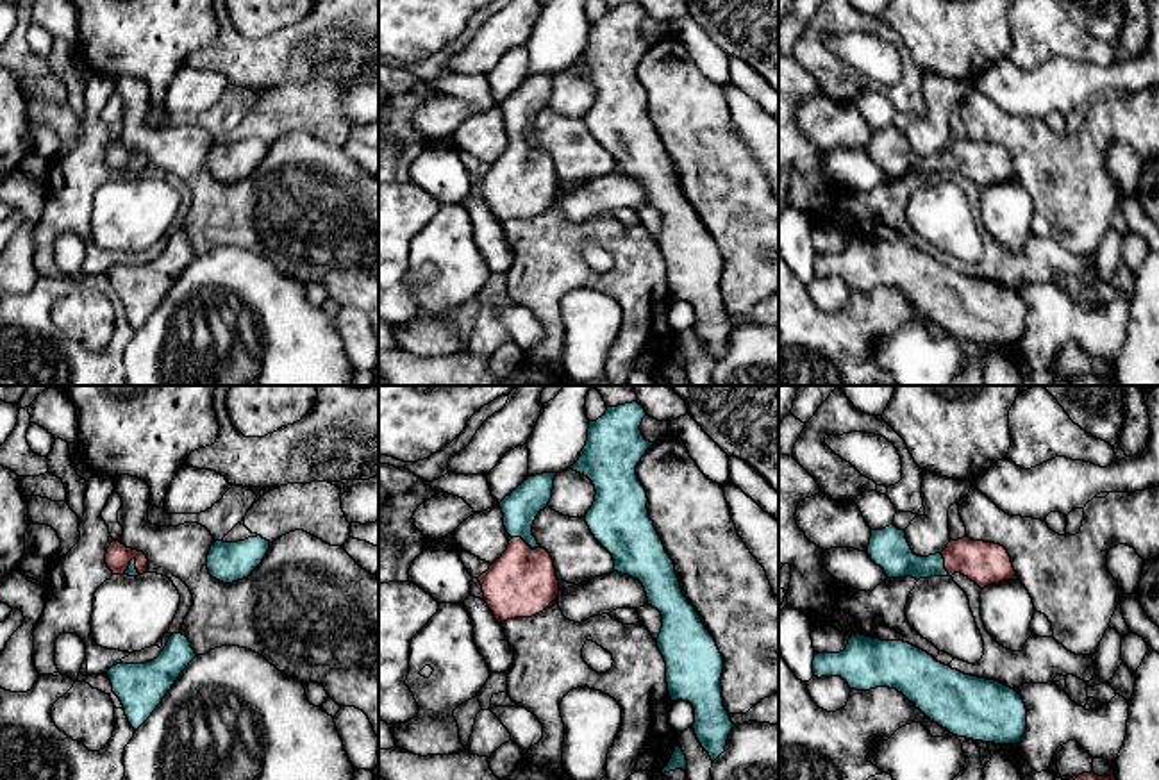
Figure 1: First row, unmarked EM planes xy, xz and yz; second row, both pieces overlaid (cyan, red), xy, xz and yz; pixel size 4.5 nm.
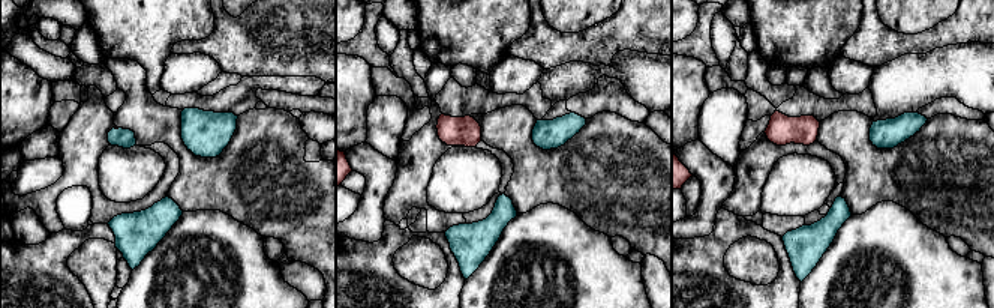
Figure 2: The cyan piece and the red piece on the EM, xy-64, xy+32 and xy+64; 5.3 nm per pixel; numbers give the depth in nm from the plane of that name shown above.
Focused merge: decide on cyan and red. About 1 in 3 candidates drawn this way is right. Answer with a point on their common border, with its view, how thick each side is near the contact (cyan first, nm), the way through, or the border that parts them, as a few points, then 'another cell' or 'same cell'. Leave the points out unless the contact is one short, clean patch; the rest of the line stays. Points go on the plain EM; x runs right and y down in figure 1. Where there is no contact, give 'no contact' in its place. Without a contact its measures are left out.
xz (527, 143) | 160/300 nm | same cell

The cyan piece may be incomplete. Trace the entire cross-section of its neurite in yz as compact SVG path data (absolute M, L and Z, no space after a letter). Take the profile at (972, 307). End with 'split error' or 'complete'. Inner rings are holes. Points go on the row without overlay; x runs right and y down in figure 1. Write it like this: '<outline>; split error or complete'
M855 234L843 252L816 253L813 273L841 277L857 291L896 289L957 337L1020 344L1027 330L1027 309L1018 291L952 270L904 241Z; complete

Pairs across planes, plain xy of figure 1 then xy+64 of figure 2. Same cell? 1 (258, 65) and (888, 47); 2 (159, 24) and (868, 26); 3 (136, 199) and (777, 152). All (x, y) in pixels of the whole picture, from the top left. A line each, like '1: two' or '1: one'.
1: one
2: two
3: two

